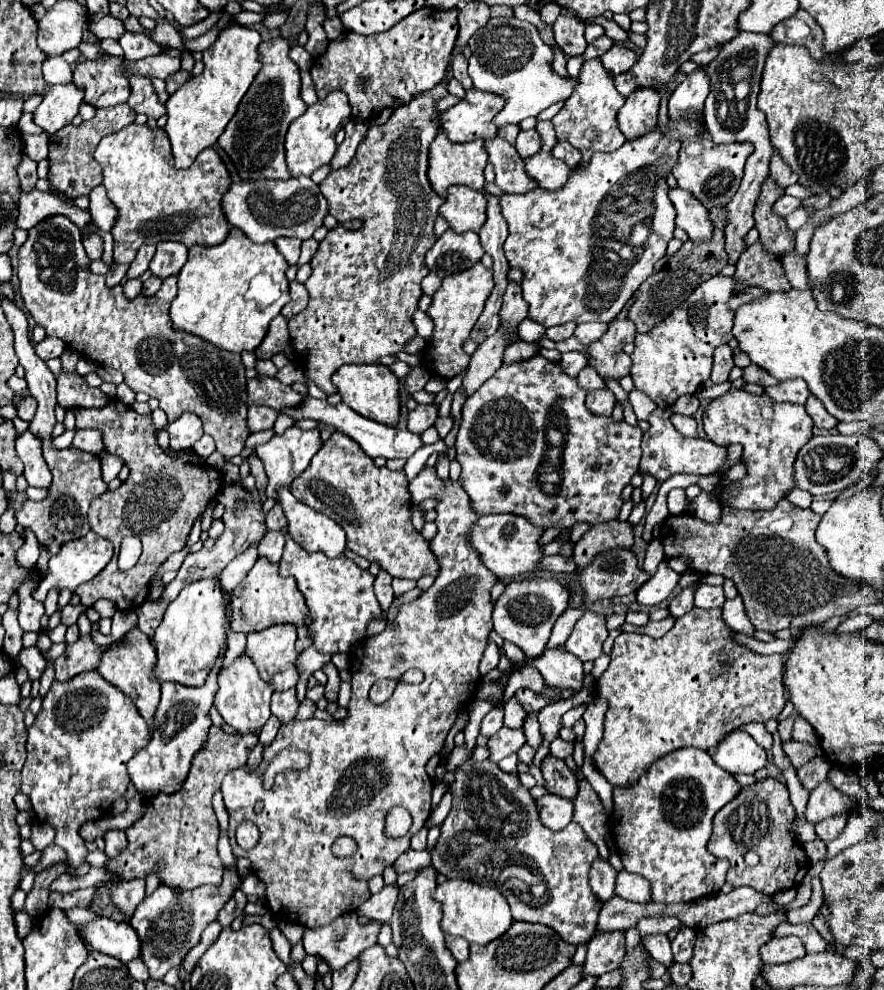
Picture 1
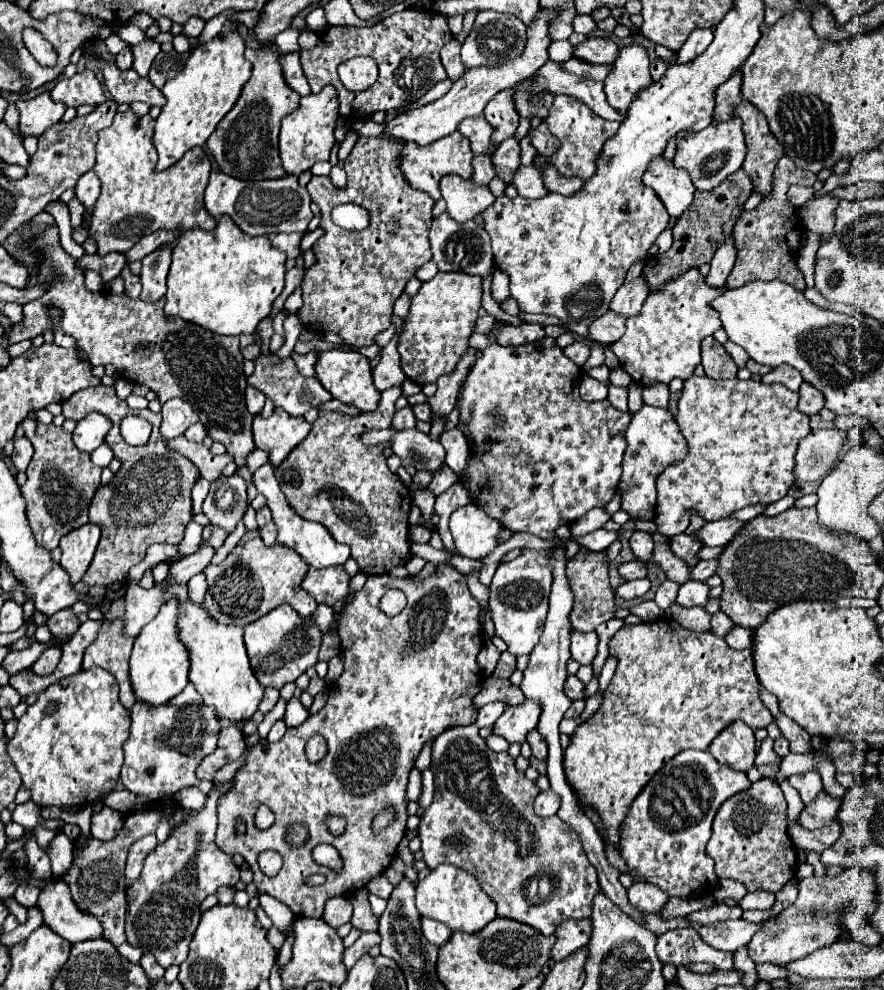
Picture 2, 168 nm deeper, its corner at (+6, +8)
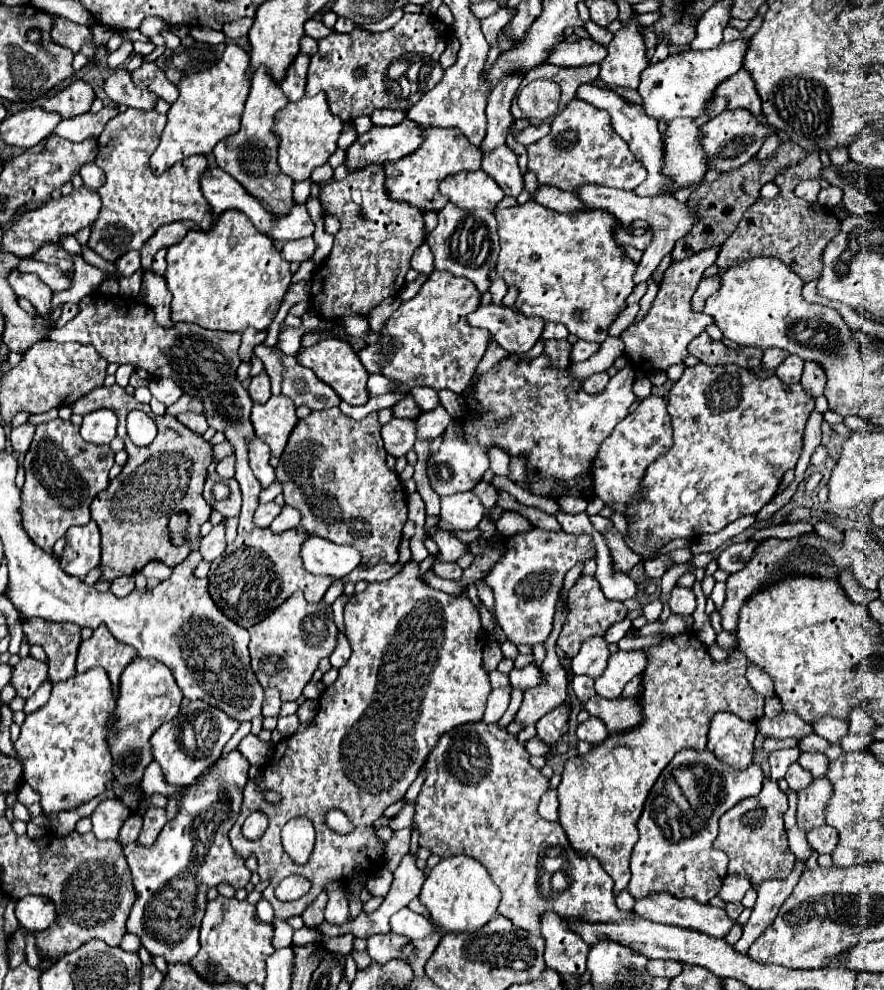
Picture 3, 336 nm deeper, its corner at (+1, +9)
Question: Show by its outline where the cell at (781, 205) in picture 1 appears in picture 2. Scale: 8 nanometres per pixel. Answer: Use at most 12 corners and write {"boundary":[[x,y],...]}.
{"boundary":[[800,184],[788,188],[788,202],[794,208],[804,206],[812,196],[814,188]]}

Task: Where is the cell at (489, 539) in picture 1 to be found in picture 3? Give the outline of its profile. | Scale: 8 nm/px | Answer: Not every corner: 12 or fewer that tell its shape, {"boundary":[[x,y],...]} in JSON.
{"boundary":[[465,493],[441,497],[441,519],[461,531],[477,529],[483,505]]}

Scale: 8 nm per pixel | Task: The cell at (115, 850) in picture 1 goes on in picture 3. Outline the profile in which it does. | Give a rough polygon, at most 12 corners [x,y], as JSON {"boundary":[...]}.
{"boundary":[[103,799],[91,815],[97,839],[117,839],[131,811]]}

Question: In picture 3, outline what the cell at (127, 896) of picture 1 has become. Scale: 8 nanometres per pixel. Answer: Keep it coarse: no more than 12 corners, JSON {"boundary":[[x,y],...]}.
{"boundary":[[149,805],[137,841],[153,845],[167,823],[165,809]]}

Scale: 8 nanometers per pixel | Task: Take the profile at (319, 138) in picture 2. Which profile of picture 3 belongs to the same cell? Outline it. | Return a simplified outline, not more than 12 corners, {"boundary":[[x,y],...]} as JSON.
{"boundary":[[325,95],[275,115],[279,169],[307,181],[337,149],[343,123]]}

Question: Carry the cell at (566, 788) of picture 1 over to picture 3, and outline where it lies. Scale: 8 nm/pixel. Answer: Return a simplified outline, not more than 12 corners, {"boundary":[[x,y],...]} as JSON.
{"boundary":[[565,701],[537,721],[537,737],[555,745],[569,729]]}

